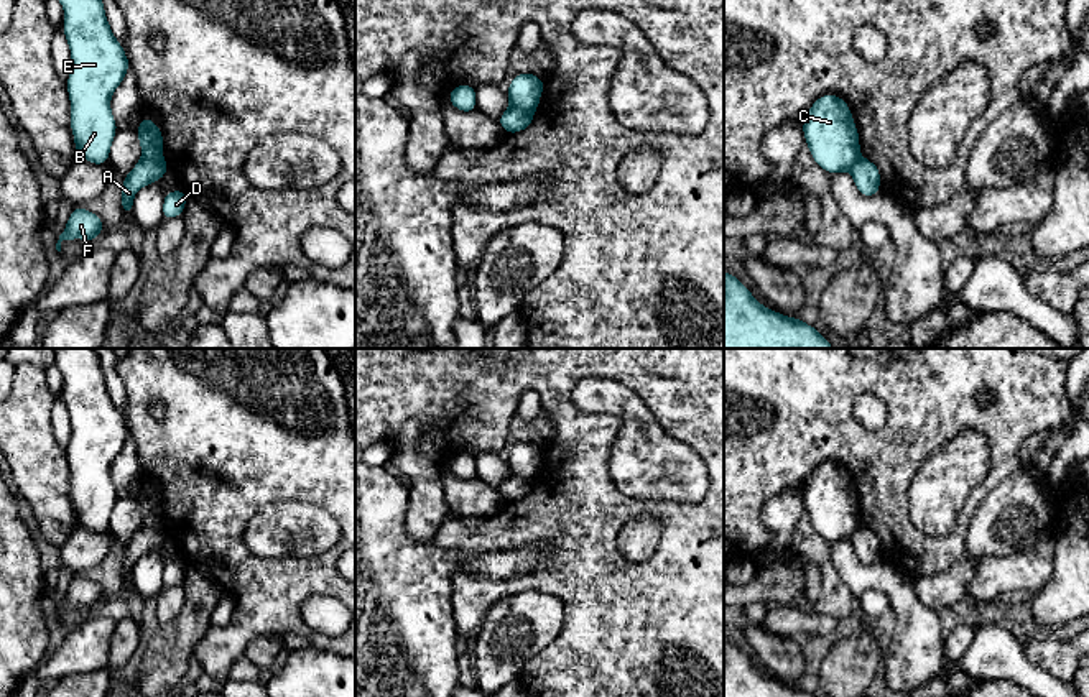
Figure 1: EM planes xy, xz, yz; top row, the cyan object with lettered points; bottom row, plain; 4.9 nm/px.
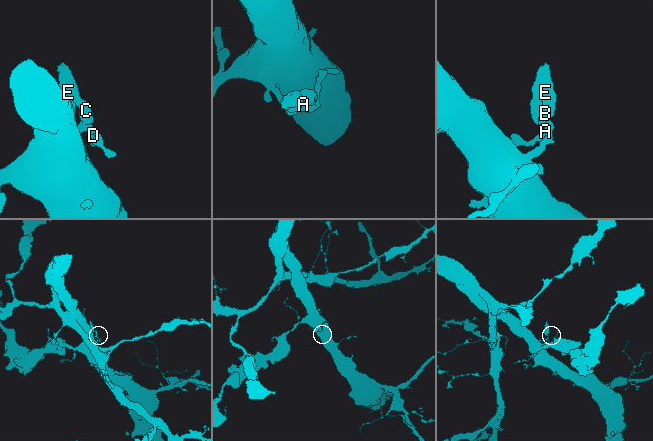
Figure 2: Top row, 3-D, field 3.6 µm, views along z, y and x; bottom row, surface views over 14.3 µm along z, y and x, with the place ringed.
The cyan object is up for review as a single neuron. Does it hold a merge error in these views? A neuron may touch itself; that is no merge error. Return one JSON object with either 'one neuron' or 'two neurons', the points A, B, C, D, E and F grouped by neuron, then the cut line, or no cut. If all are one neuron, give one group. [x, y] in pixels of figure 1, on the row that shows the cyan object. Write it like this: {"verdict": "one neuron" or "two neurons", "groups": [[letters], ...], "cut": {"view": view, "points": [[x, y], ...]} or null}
{"verdict": "two neurons", "groups": [["A", "D", "F"], ["B", "C", "E"]], "cut": {"view": "xy", "points": [[142, 155], [165, 163]]}}

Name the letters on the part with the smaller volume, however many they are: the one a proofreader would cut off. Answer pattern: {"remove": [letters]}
{"remove": ["B", "C", "E"]}

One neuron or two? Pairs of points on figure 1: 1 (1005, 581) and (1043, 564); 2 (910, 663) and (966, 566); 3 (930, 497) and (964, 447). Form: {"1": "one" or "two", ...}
{"1": "one", "2": "two", "3": "one"}

